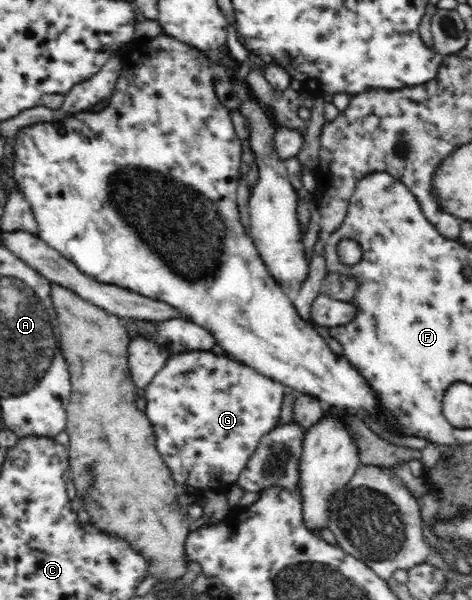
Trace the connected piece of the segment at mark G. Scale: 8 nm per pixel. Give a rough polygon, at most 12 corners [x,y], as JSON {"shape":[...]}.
{"shape":[[170,355],[144,413],[180,492],[236,481],[286,388]]}

